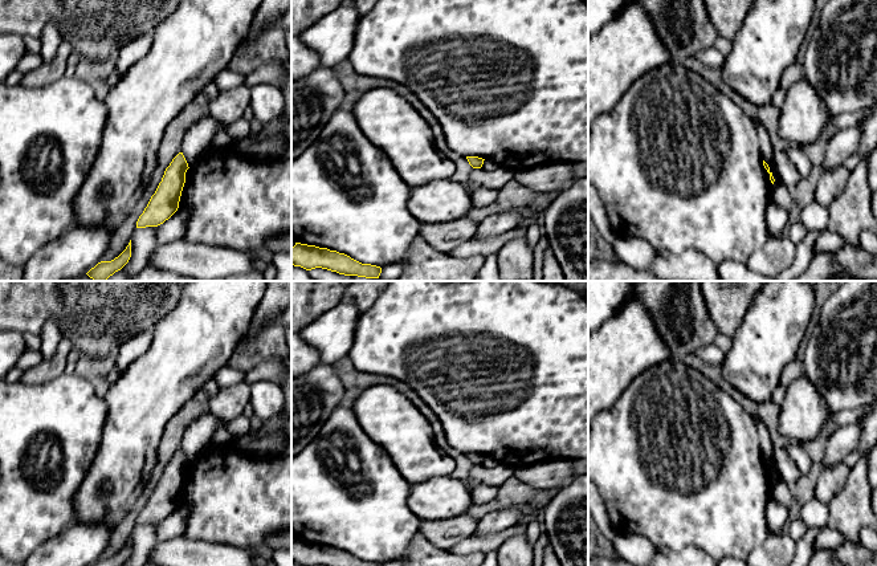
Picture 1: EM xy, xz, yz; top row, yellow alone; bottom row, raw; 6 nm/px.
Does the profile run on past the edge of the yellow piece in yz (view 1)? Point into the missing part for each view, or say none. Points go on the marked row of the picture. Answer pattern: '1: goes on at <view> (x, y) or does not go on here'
1: does not go on here

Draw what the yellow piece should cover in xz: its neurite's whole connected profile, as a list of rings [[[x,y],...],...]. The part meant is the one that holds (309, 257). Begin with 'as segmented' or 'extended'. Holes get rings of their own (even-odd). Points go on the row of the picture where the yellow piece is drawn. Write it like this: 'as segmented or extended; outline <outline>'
as segmented; outline [[[295,243],[291,248],[291,265],[306,270],[315,268],[327,269],[344,276],[379,278],[382,268],[371,264],[362,264],[344,253]]]

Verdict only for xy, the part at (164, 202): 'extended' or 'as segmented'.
as segmented

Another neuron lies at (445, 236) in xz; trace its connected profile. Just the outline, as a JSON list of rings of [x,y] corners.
[[[461,216],[453,221],[421,224],[419,233],[431,244],[432,248],[449,253],[460,244],[473,240],[478,224],[468,216]]]

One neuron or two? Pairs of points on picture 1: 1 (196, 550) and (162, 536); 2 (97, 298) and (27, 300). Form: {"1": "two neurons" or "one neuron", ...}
{"1": "two neurons", "2": "one neuron"}

